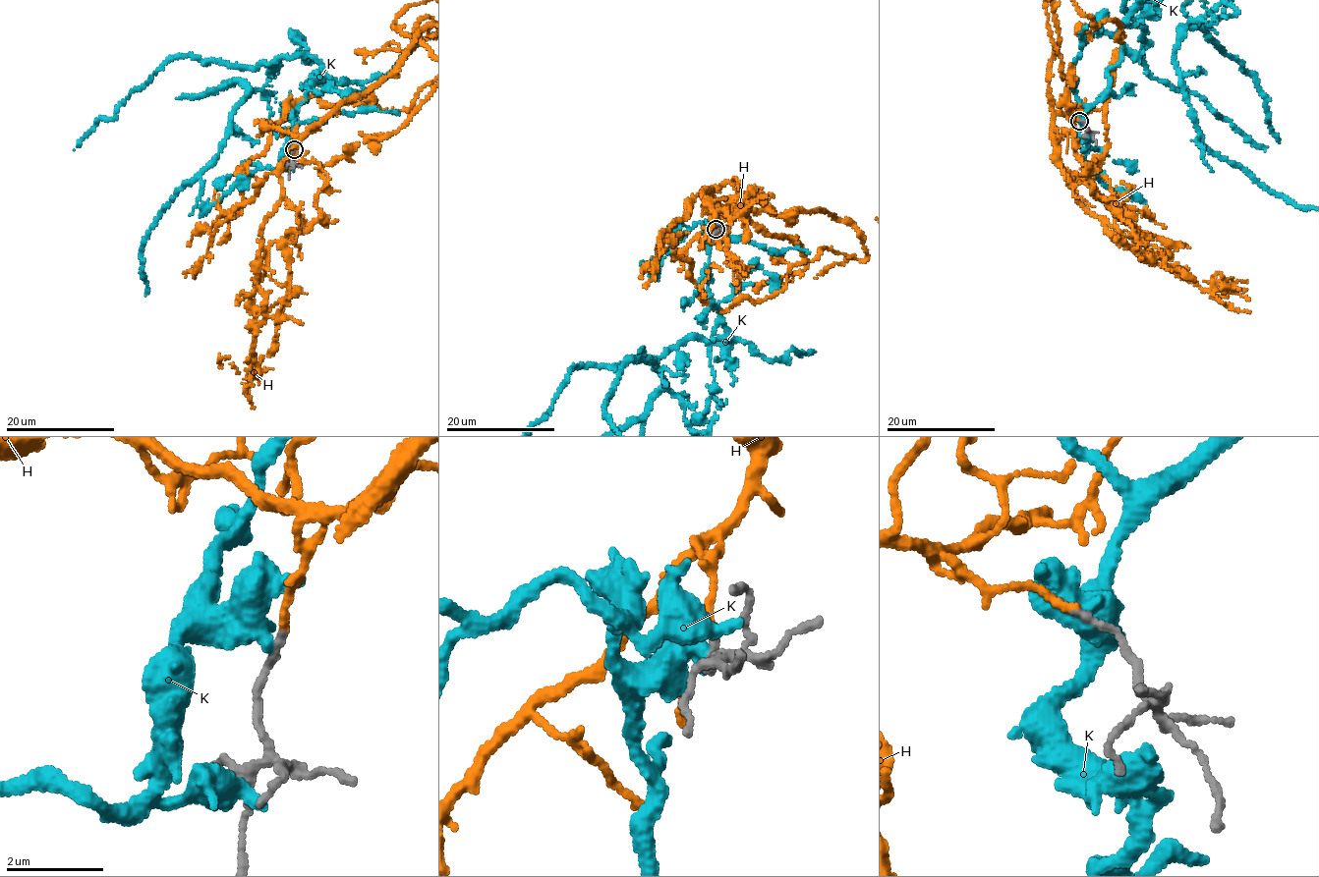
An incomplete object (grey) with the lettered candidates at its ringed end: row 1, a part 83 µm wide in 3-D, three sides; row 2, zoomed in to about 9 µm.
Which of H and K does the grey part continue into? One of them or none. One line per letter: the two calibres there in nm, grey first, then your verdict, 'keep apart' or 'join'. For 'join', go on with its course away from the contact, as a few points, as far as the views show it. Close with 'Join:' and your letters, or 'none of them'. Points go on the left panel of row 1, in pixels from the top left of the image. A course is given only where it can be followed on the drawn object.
H: 140/140 nm | join
K: 170/550 nm | keep apart
Join: H

